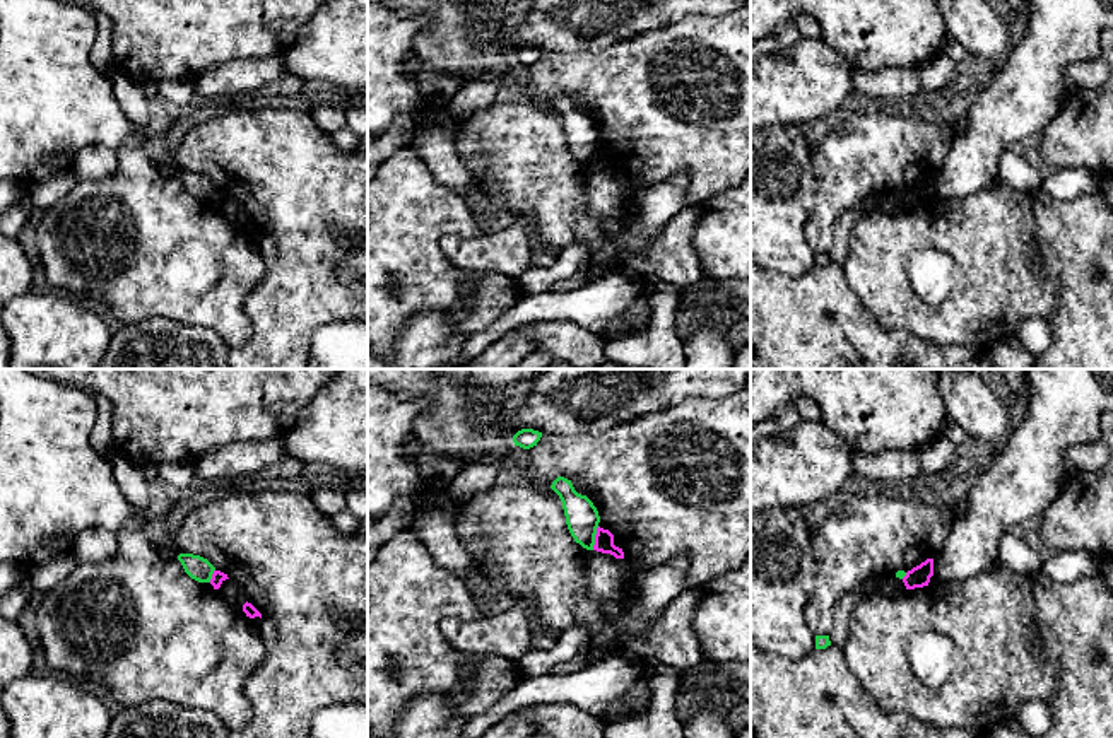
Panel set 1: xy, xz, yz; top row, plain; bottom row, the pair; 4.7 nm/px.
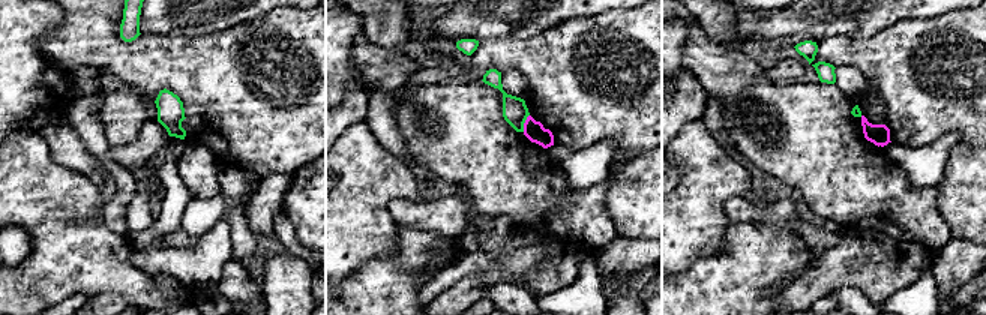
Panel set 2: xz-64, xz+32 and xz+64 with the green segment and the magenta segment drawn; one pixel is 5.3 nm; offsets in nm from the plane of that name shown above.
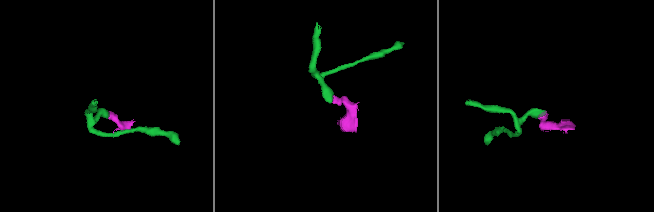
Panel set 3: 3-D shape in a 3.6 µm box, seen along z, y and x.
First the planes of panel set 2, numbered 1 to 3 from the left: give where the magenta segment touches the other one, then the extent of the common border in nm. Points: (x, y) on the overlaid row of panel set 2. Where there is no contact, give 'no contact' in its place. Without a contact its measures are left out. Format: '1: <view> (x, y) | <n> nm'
1: no contact
2: xz+32 (524, 122) | 100 nm
3: no contact

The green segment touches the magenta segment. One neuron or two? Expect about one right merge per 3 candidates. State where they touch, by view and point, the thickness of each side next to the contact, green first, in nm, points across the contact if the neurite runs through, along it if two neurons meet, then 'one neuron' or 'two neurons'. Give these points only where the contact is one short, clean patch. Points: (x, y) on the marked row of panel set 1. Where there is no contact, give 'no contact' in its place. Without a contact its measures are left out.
contact xz (594, 538); calibres 160 and 100 nm; border xz (599, 527), (592, 549); two neurons

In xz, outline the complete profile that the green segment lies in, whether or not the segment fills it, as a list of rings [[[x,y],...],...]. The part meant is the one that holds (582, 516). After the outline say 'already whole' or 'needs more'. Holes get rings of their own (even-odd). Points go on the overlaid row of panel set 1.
[[[557,477],[551,489],[559,495],[566,524],[574,538],[586,550],[593,550],[600,516],[593,502],[574,490],[571,480]]]; already whole

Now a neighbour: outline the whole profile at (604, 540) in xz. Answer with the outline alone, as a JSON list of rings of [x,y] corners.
[[[600,526],[597,528],[593,550],[610,554],[615,559],[624,559],[622,548],[614,545],[614,535]]]

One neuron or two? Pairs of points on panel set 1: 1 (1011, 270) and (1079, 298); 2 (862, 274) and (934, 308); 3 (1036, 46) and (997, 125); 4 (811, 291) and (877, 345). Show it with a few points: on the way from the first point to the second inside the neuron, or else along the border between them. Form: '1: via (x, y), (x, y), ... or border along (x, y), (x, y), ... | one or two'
1: border along (1038, 253), (1059, 291), (1048, 316) | two
2: via (879, 274), (900, 274), (917, 291) | one
3: via (1035, 65), (1028, 89), (1012, 106) | one
4: via (828, 306), (838, 310), (860, 332) | one

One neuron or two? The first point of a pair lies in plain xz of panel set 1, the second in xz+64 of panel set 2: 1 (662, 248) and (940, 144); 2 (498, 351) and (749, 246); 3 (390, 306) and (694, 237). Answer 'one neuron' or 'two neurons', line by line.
1: two neurons
2: two neurons
3: one neuron

